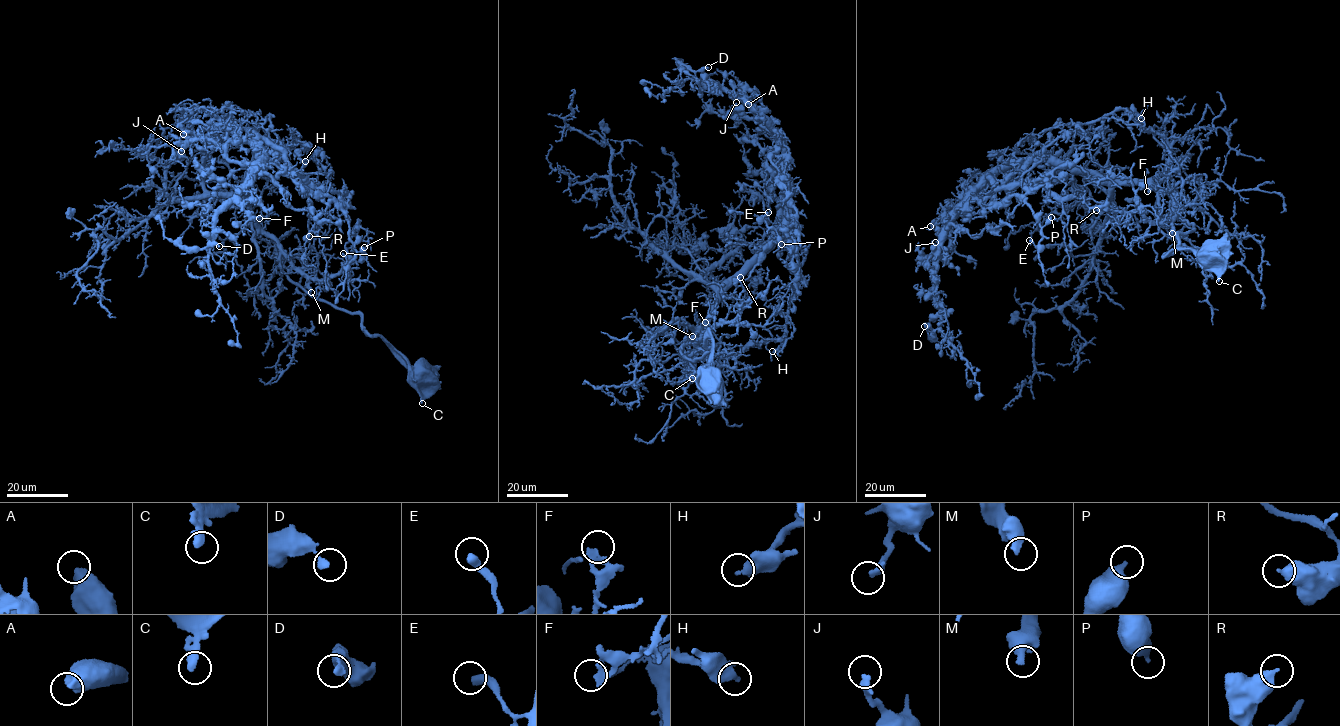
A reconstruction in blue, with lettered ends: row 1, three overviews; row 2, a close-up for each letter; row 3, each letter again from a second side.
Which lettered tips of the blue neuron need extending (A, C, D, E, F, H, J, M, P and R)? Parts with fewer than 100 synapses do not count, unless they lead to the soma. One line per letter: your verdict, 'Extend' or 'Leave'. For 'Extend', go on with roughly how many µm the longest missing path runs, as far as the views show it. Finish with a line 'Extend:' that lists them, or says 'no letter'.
A: Leave
C: Leave
D: Leave
E: Leave
F: Leave
H: Leave
J: Leave
M: Extend. Missing length about 50 µm
P: Leave
R: Leave
Extend: M

